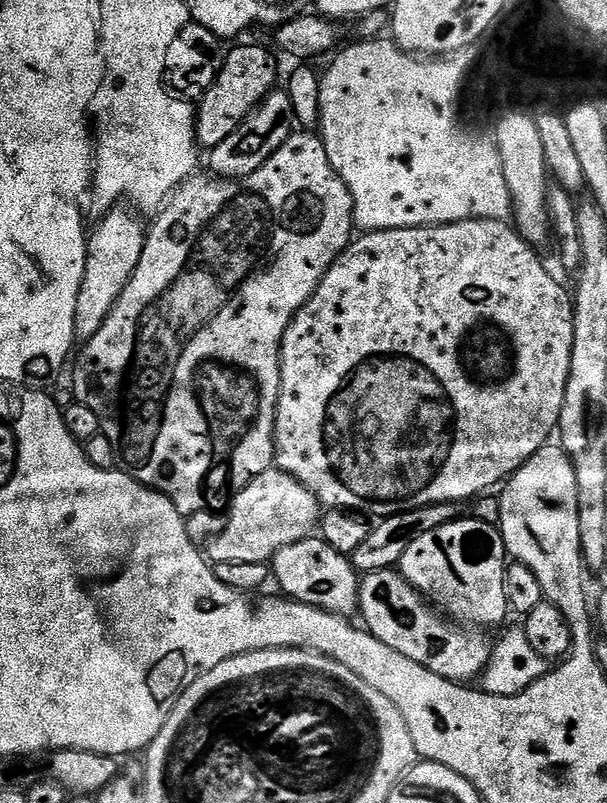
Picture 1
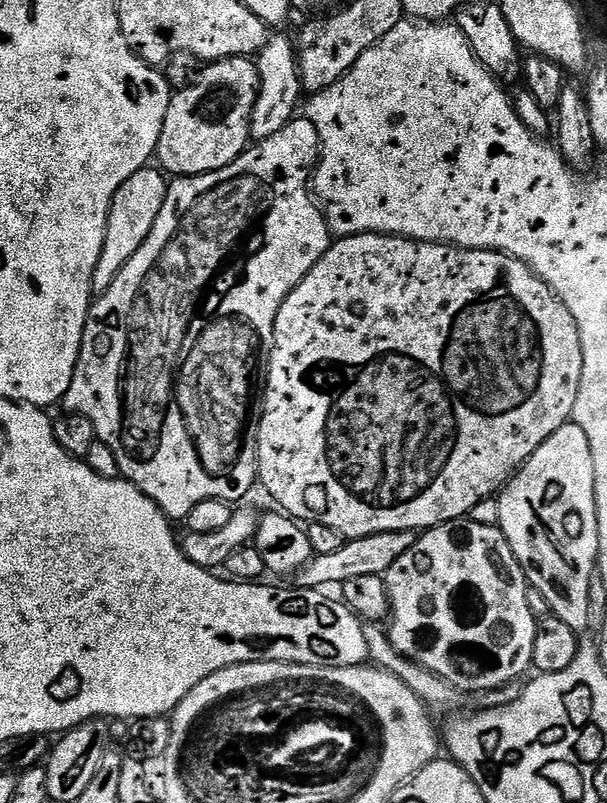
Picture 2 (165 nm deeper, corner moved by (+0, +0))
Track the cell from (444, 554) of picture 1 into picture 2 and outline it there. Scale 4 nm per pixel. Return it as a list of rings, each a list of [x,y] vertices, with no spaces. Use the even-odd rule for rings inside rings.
[[[465,518],[429,528],[417,535],[414,546],[383,577],[392,620],[386,631],[394,650],[426,666],[426,670],[434,670],[434,674],[446,678],[461,693],[502,689],[519,681],[519,676],[532,668],[538,621],[527,602],[530,585],[499,527],[482,526]]]

